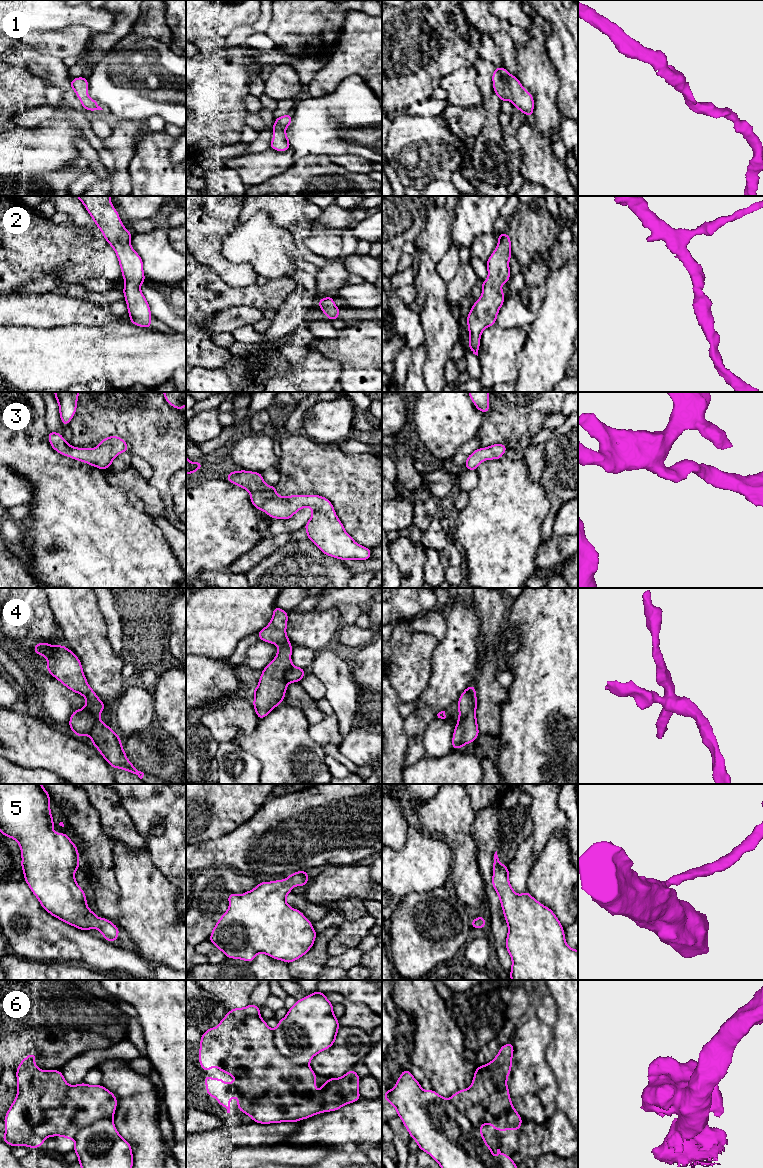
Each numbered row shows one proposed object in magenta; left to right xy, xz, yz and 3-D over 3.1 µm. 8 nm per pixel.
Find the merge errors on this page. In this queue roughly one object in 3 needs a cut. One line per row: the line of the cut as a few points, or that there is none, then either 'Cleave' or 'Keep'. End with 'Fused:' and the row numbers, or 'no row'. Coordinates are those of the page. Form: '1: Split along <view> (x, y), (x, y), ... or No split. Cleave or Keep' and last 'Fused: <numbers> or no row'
1: No split. Keep
2: No split. Keep
3: No split. Keep
4: Split along xy (83, 708), (94, 717), (94, 725), (88, 734). Cleave
5: No split. Keep
6: No split. Keep
Fused: 4

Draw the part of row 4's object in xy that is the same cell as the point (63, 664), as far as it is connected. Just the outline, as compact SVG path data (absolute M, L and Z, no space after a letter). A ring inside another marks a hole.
M37 643L34 648L37 655L43 655L48 663L47 671L65 687L86 698L84 709L95 717L95 723L88 736L94 747L112 768L123 769L137 775L140 779L144 773L137 770L128 760L121 744L121 738L100 719L106 705L88 685L83 673L80 659L65 645L53 646L49 643Z

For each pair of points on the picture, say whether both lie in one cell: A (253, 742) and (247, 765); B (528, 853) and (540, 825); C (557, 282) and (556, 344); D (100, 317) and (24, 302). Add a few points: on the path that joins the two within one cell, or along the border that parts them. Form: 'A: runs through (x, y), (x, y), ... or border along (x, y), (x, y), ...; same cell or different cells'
A: border along (235, 741), (259, 761), (261, 773); different cells
B: border along (531, 835), (535, 860); different cells
C: runs through (557, 297), (556, 329); same cell
D: runs through (81, 311), (43, 310); same cell

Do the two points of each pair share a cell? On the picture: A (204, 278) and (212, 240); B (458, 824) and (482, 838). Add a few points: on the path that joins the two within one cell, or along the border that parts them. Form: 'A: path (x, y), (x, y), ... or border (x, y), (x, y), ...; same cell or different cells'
A: border (196, 260), (208, 266), (224, 281); different cells
B: border (476, 813), (471, 827), (475, 855); different cells

